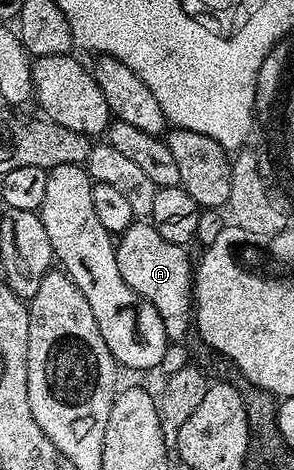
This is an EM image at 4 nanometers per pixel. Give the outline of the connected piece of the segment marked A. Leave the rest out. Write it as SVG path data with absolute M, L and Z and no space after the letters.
M134 221L126 231L120 232L115 246L119 273L123 273L123 281L127 281L127 285L131 285L131 289L136 291L142 299L151 301L151 305L159 309L170 340L184 340L186 338L184 335L191 331L191 316L195 311L195 271L191 263L189 267L189 255L185 252L188 250L180 243L172 243L164 239L149 221Z

